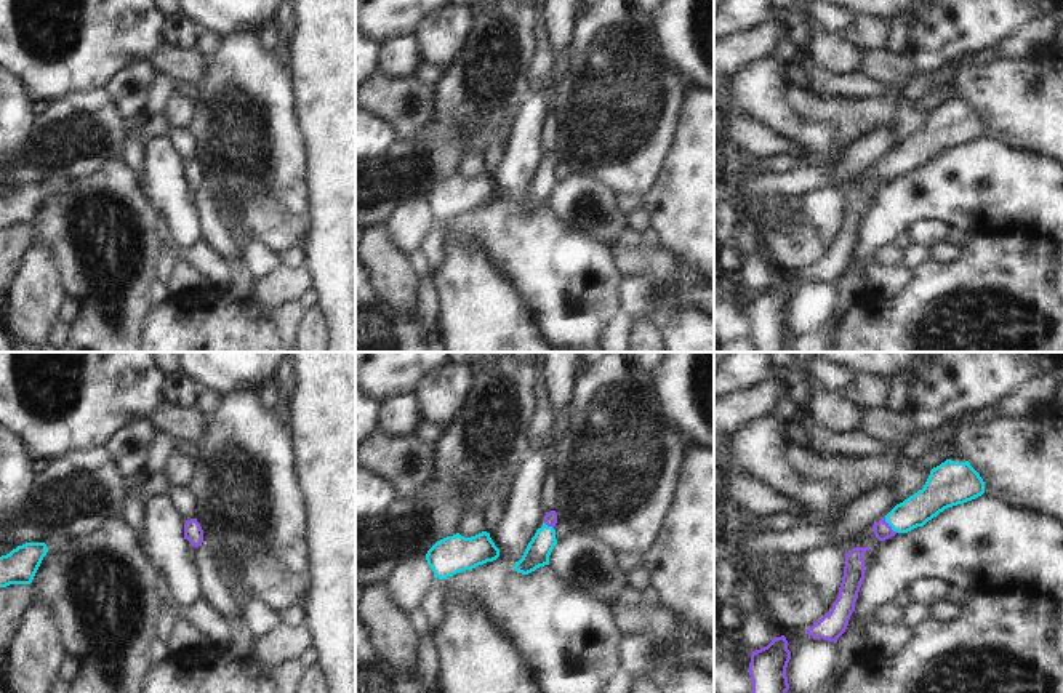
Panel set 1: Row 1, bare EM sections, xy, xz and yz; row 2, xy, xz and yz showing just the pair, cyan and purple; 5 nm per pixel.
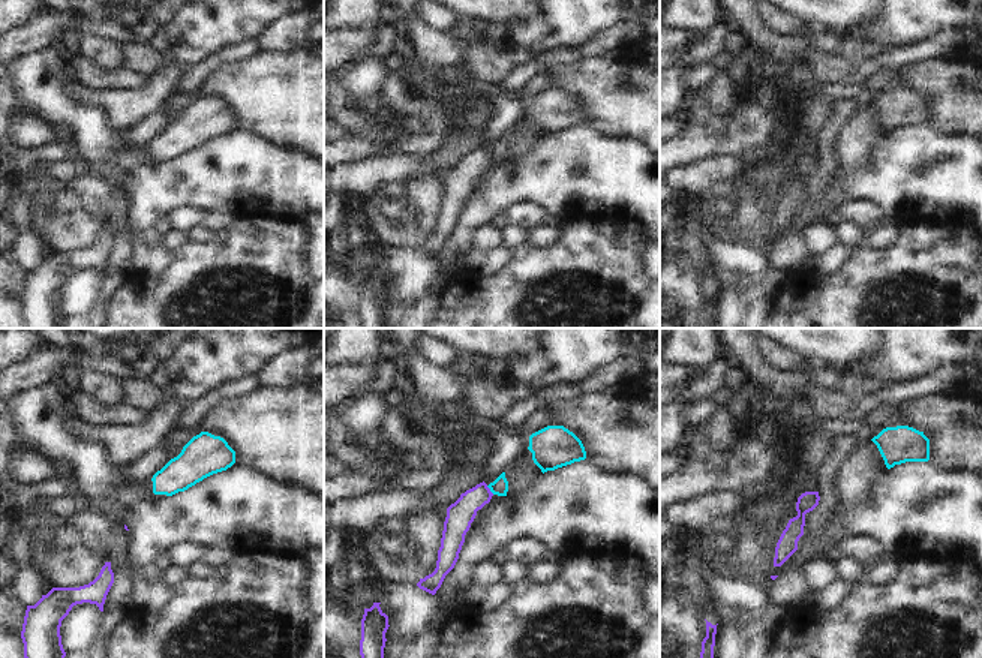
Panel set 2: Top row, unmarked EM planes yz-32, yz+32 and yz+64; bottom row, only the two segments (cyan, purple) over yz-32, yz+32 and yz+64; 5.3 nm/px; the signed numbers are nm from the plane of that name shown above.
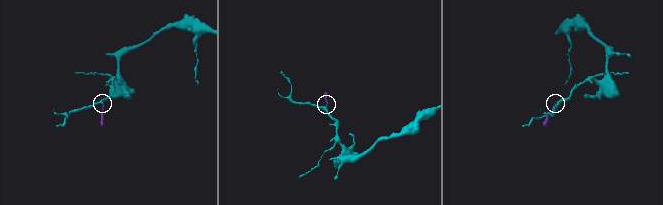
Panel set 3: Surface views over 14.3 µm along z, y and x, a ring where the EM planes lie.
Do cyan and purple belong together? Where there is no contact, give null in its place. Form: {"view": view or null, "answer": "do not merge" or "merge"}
{"view": "yz", "answer": "merge"}

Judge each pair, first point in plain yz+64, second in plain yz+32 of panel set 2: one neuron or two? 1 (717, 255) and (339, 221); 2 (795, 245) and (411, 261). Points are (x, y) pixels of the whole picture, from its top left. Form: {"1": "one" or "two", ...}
{"1": "two", "2": "two"}

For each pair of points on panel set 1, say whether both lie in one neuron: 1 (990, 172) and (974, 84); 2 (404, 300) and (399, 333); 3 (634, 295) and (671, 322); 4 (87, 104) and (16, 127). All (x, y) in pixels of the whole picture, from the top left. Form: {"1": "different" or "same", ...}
{"1": "different", "2": "different", "3": "same", "4": "different"}

